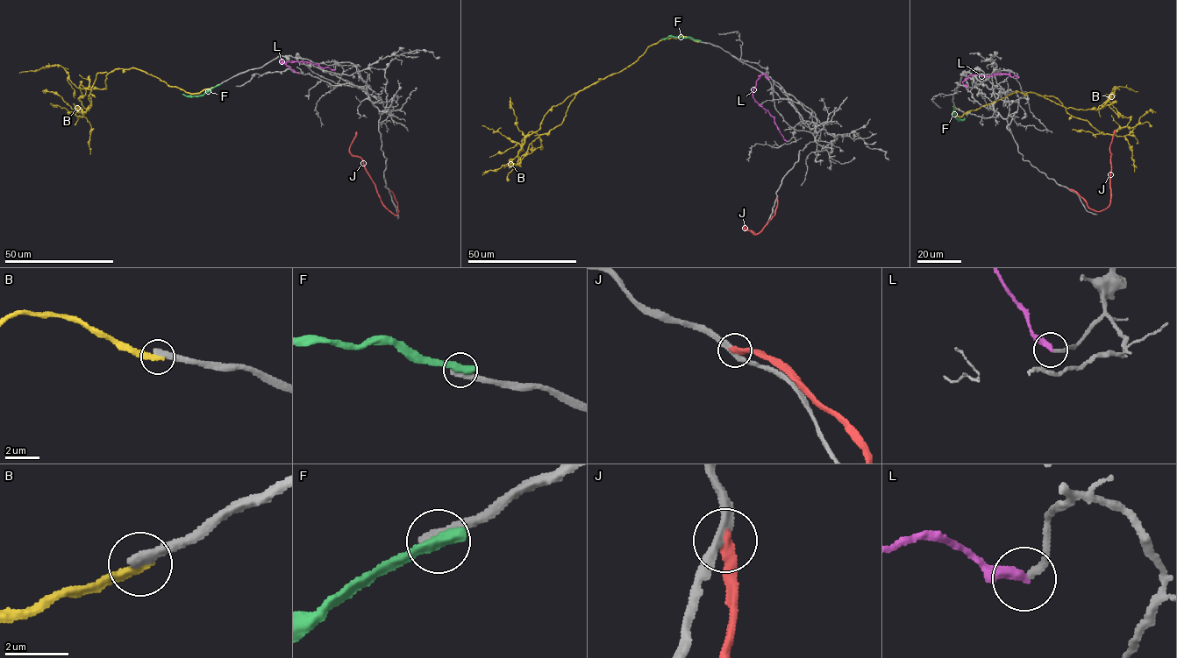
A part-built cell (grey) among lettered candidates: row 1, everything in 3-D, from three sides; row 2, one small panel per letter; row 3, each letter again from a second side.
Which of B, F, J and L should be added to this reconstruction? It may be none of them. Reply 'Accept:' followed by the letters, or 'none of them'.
Accept: none of them

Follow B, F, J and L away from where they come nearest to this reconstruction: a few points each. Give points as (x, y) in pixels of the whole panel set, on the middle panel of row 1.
B: (698, 41), (681, 36), (648, 45), (626, 67), (553, 106), (509, 164), (482, 175)
F: (698, 41), (679, 37), (661, 38)
J: (777, 198), (775, 213), (758, 233), (753, 234), (744, 227), (755, 235)
L: (786, 141), (773, 118), (754, 100), (752, 94), (761, 74), (765, 74), (770, 79)

